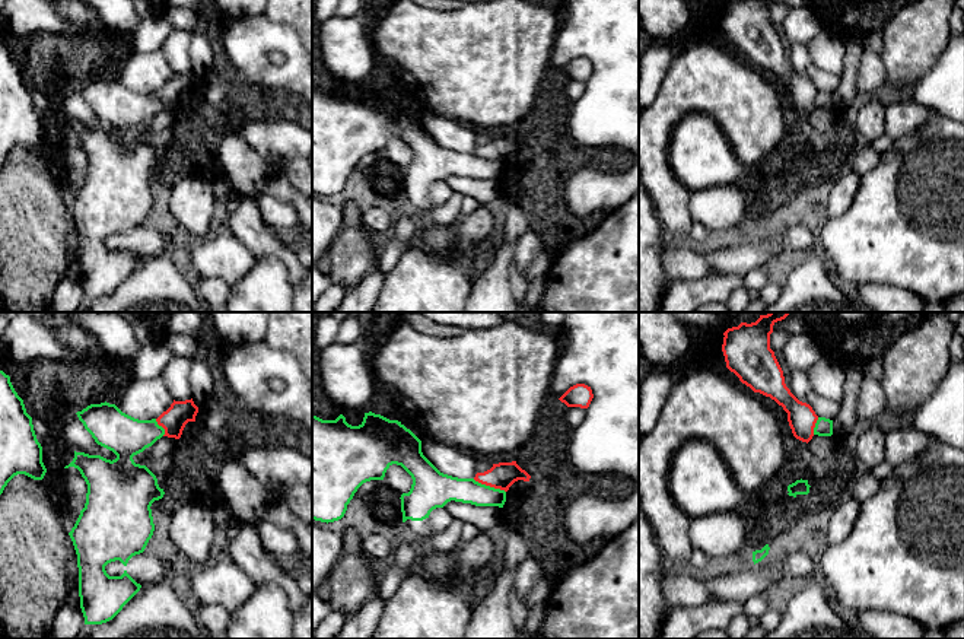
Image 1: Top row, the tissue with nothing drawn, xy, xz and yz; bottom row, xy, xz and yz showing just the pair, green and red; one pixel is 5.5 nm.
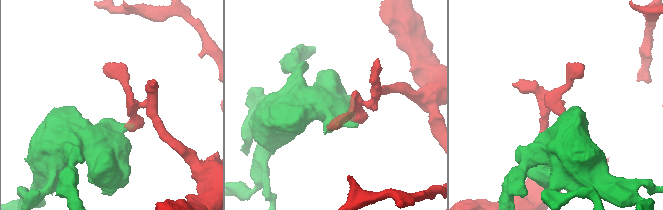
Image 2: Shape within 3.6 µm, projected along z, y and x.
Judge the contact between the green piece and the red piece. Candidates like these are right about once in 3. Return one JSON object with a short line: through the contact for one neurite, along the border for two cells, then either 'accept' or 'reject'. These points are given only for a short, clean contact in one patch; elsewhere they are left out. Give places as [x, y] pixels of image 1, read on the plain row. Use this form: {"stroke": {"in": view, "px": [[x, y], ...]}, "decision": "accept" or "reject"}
{"stroke": {"in": "xz", "px": [[473, 152], [505, 165]]}, "decision": "reject"}

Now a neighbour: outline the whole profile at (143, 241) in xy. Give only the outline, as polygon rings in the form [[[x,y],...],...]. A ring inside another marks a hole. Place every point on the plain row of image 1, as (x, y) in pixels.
[[[140,226],[133,229],[124,239],[120,233],[111,235],[105,239],[109,249],[121,249],[127,245],[137,257],[155,257],[165,254],[171,238],[159,229]]]

